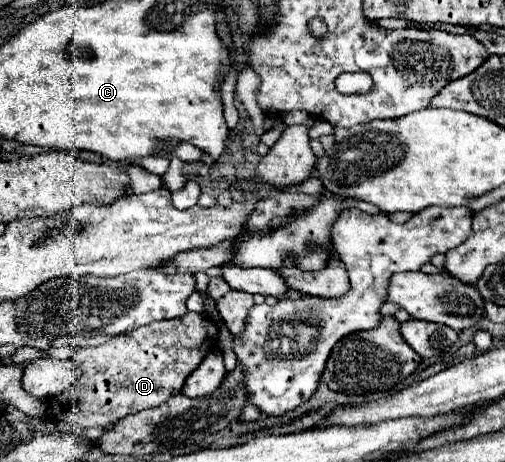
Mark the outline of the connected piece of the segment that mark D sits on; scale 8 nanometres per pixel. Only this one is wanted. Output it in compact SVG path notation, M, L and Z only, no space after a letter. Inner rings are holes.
M187 312L181 318L159 320L159 322L141 326L129 334L111 338L105 344L95 346L95 348L79 348L73 360L81 366L81 378L73 386L69 386L69 390L59 394L57 400L71 404L71 408L75 410L75 418L77 418L75 424L81 428L107 426L119 420L121 416L127 416L127 414L133 414L145 408L161 406L169 396L173 396L173 392L181 392L185 378L193 372L193 368L197 368L197 362L209 350L215 348L215 336L217 336L215 324L209 318L203 318L203 322L199 318L203 318L203 314Z

